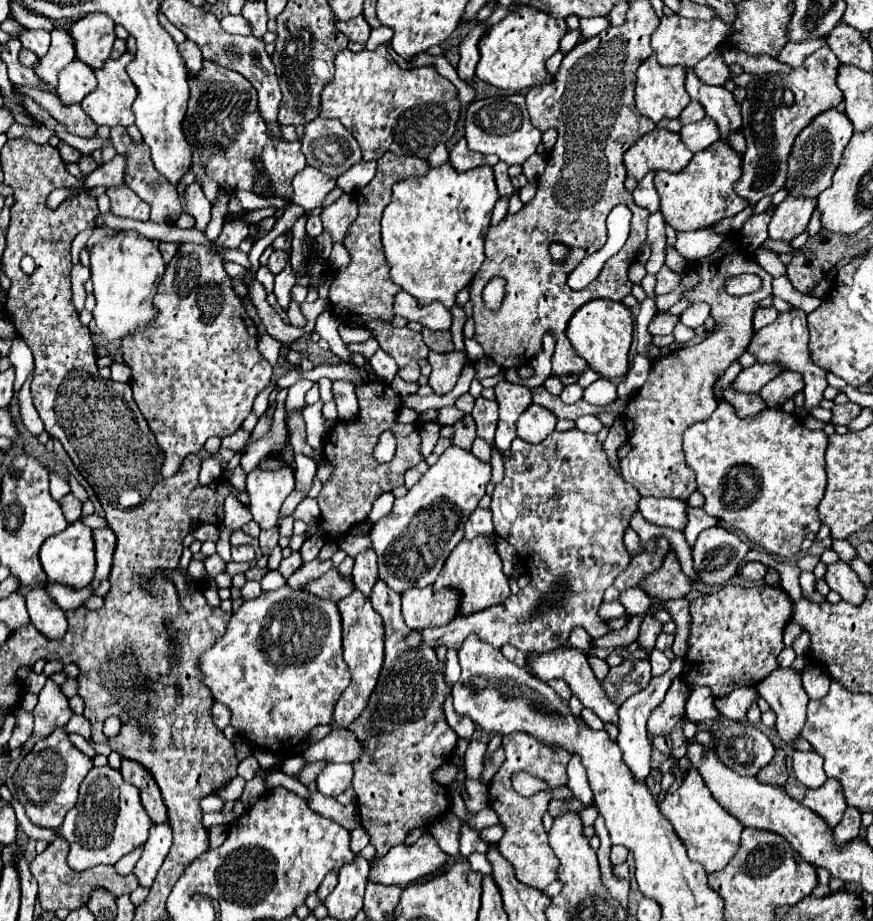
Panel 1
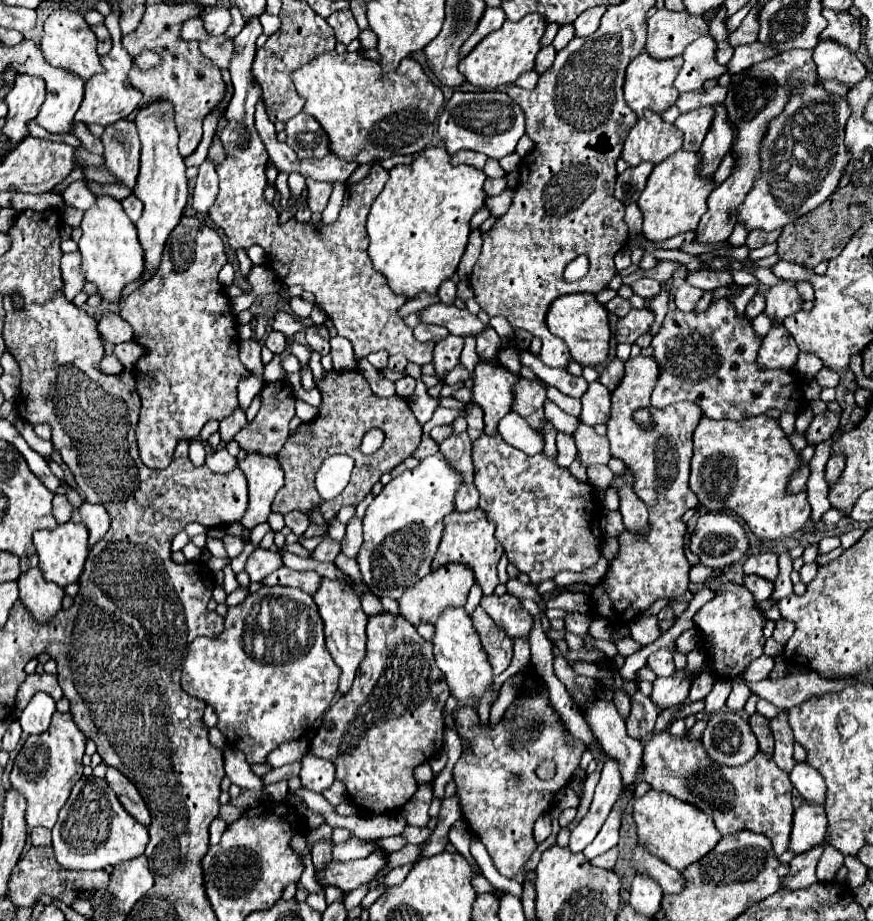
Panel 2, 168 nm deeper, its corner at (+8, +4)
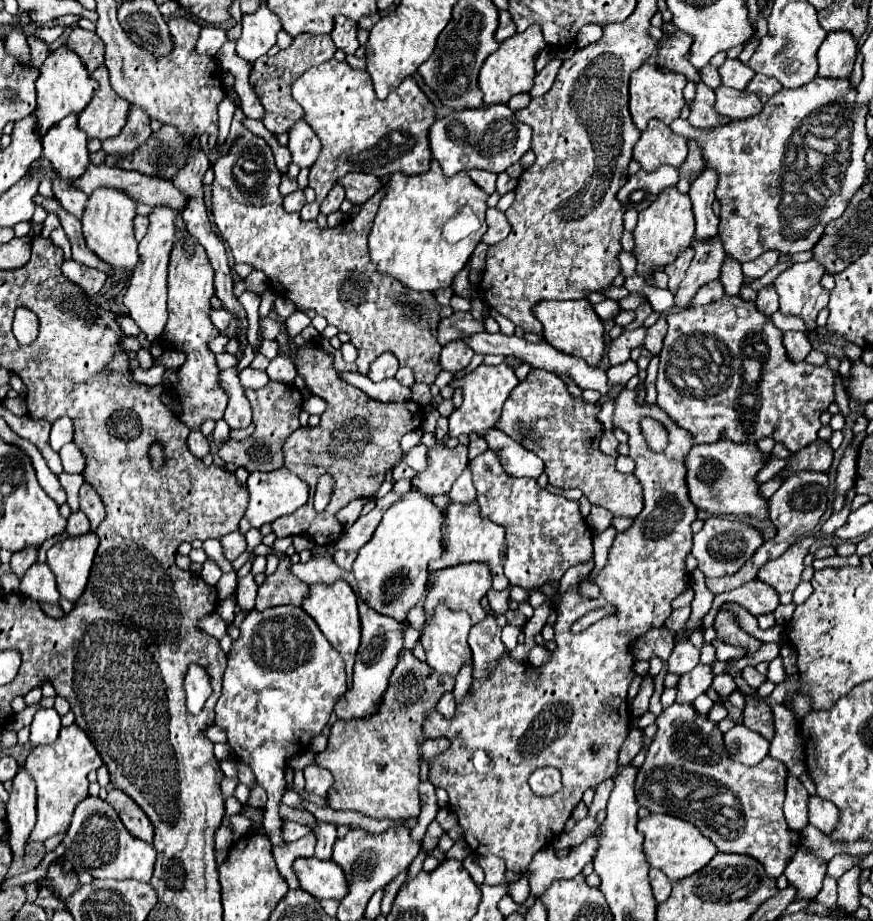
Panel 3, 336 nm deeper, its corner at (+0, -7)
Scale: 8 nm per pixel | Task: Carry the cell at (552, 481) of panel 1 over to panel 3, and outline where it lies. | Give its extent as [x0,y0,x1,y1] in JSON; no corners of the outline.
[470,450,592,588]

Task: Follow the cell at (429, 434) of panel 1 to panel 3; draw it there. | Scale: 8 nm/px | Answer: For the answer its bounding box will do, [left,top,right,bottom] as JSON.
[450,364,518,436]

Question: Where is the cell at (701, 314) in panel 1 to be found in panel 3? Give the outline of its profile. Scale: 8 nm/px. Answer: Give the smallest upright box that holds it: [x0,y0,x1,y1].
[692,280,724,306]

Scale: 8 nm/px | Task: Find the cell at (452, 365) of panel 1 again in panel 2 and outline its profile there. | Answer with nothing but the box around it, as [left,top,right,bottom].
[432,335,464,381]

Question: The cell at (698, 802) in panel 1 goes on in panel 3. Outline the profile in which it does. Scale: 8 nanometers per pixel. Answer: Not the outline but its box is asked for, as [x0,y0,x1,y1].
[638,814,716,880]

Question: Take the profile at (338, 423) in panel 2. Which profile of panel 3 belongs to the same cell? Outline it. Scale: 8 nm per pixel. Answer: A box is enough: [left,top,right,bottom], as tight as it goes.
[272,342,424,546]

